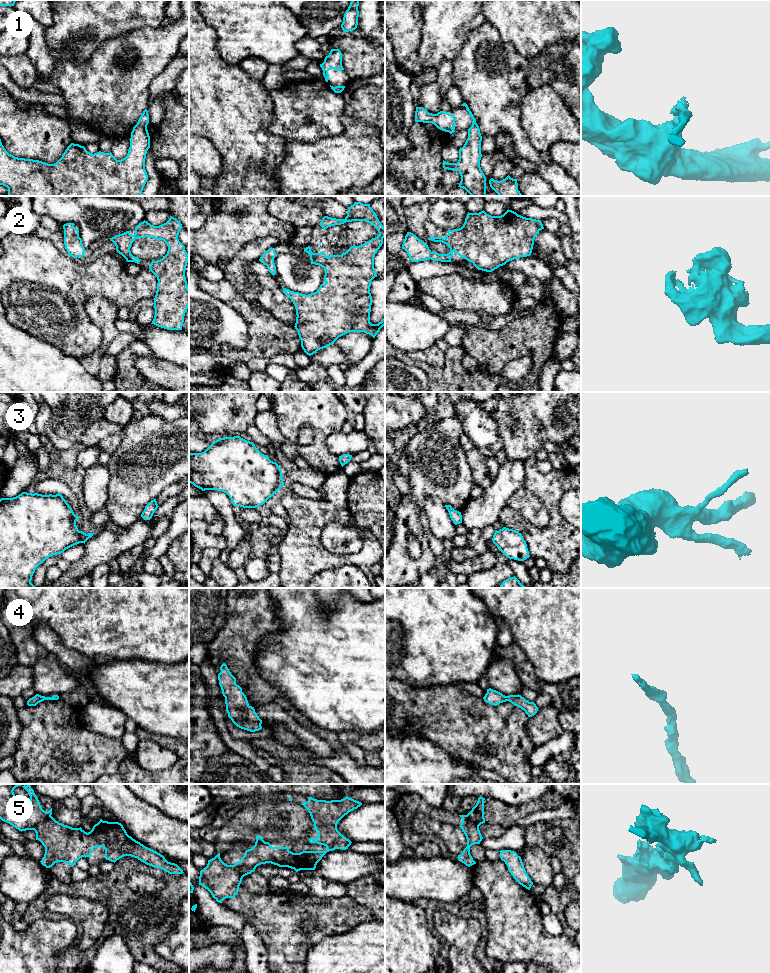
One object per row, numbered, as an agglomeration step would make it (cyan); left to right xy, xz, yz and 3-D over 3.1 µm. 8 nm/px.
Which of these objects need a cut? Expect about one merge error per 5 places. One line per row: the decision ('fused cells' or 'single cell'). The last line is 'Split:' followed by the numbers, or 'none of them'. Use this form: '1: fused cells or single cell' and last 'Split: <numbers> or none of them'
1: single cell
2: single cell
3: single cell
4: single cell
5: fused cells
Split: 5

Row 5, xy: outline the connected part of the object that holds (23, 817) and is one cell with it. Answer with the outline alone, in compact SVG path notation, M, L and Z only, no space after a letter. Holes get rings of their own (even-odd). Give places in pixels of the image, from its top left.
M0 784L0 819L9 823L19 831L34 830L40 823L44 822L48 817L52 815L52 808L46 812L42 809L34 790L30 785L22 786L30 796L30 802L23 804L16 799L14 789L21 784Z

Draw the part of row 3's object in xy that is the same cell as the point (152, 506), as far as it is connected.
M156 499L152 500L151 502L149 502L146 506L145 506L145 509L144 511L142 512L141 514L141 517L144 519L144 520L150 520L154 514L154 512L157 510L158 508L158 504L157 504L157 501Z

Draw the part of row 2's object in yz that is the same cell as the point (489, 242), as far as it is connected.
M509 209L501 216L491 216L484 210L468 212L461 228L448 230L445 238L428 238L446 244L450 248L449 253L432 252L411 232L407 232L402 249L407 252L411 262L429 259L452 262L455 251L478 270L492 272L509 261L530 256L534 239L542 229L541 220L523 217Z

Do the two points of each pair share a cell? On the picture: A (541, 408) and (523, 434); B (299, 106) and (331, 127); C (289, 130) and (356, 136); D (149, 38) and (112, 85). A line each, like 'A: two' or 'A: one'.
A: one
B: one
C: two
D: one

